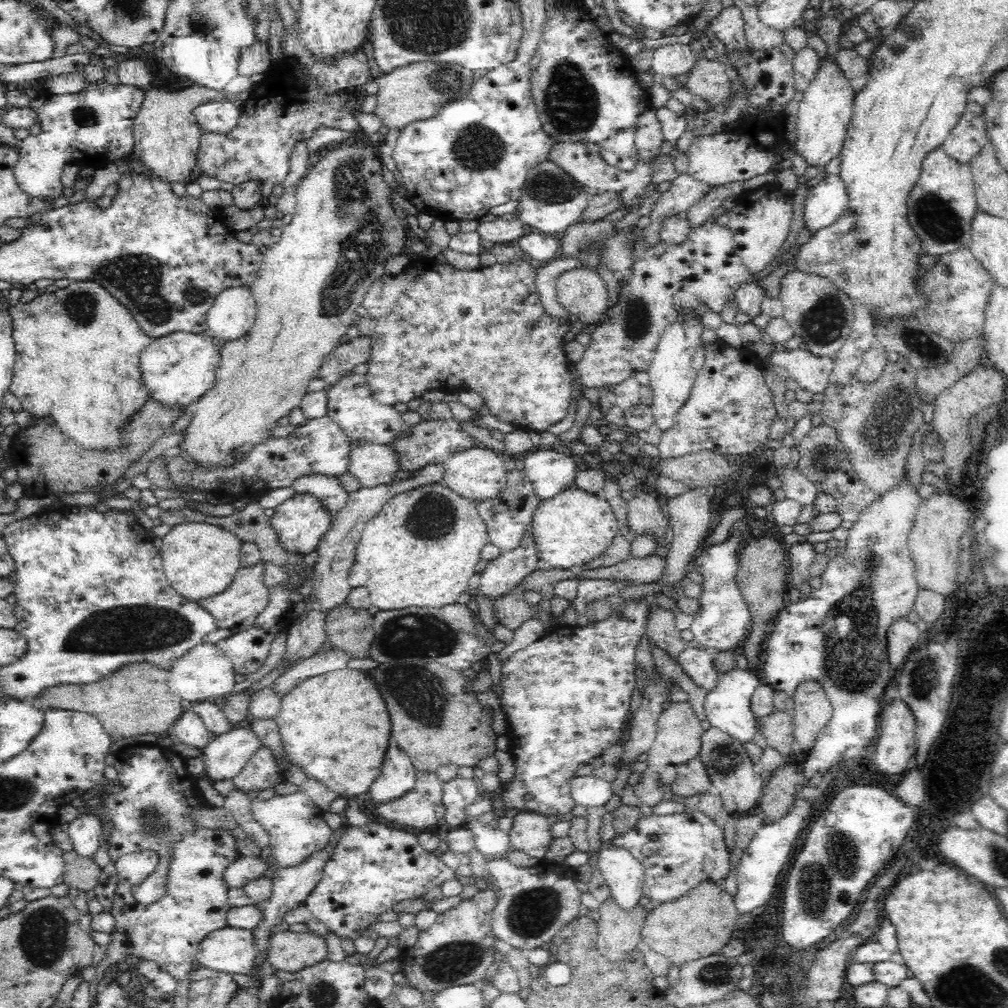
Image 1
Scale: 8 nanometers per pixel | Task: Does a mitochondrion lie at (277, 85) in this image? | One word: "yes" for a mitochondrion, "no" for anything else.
no

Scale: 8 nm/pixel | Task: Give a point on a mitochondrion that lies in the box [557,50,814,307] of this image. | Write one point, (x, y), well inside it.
(597, 243)

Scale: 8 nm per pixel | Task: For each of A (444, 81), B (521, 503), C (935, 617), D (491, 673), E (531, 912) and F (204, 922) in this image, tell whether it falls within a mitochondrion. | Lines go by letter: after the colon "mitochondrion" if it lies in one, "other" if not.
A: mitochondrion
B: other
C: other
D: other
E: mitochondrion
F: other

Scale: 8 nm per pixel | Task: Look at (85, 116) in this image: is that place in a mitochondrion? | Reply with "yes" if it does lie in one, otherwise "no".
yes

